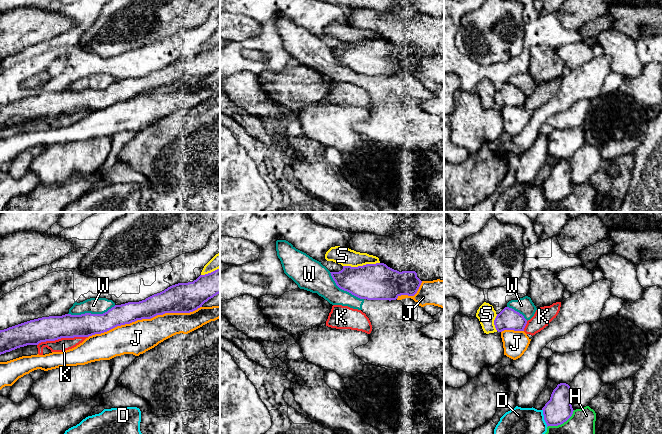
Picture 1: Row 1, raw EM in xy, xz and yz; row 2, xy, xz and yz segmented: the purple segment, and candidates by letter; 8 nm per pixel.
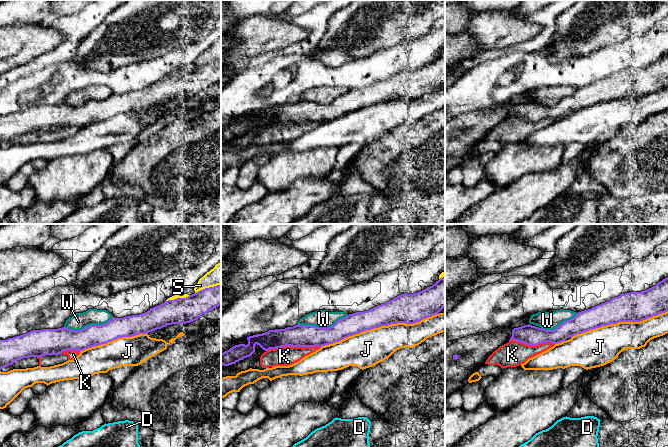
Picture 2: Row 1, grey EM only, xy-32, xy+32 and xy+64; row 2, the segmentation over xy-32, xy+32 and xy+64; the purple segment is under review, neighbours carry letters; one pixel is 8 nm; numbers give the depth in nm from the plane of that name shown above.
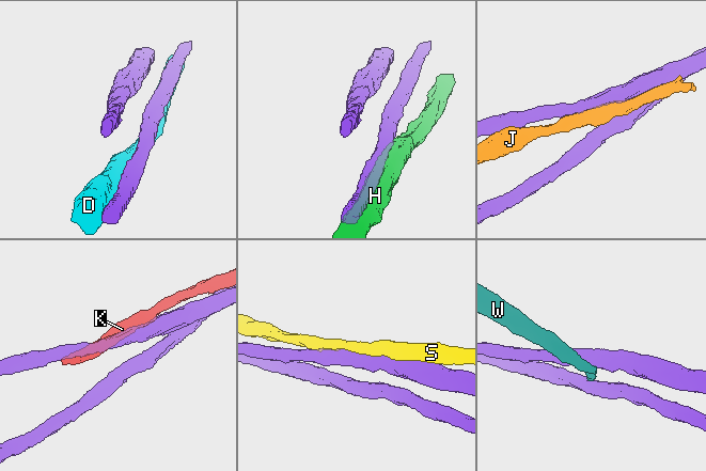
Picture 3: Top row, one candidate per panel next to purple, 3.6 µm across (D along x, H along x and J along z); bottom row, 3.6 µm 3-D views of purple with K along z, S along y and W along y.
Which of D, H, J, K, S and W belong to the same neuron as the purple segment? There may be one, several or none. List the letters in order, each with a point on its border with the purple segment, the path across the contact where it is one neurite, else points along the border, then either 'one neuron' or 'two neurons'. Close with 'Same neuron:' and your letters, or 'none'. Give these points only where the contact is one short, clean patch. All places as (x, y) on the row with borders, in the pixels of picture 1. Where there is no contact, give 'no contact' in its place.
D: yz (544, 418) | two neurons
H: yz (561, 423) | two neurons
J: xy (144, 318) | two neurons
K: xy (62, 337) | two neurons
S: xz (361, 266) | two neurons
W: xy (90, 313) | two neurons
Same neuron: none

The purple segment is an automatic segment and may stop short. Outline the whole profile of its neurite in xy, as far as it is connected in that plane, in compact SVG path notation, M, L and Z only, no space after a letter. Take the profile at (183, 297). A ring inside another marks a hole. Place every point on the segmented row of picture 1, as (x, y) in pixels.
M220 268L193 282L178 283L139 302L115 305L103 314L65 314L30 320L0 330L0 355L61 338L89 337L165 313L190 313L220 293Z

